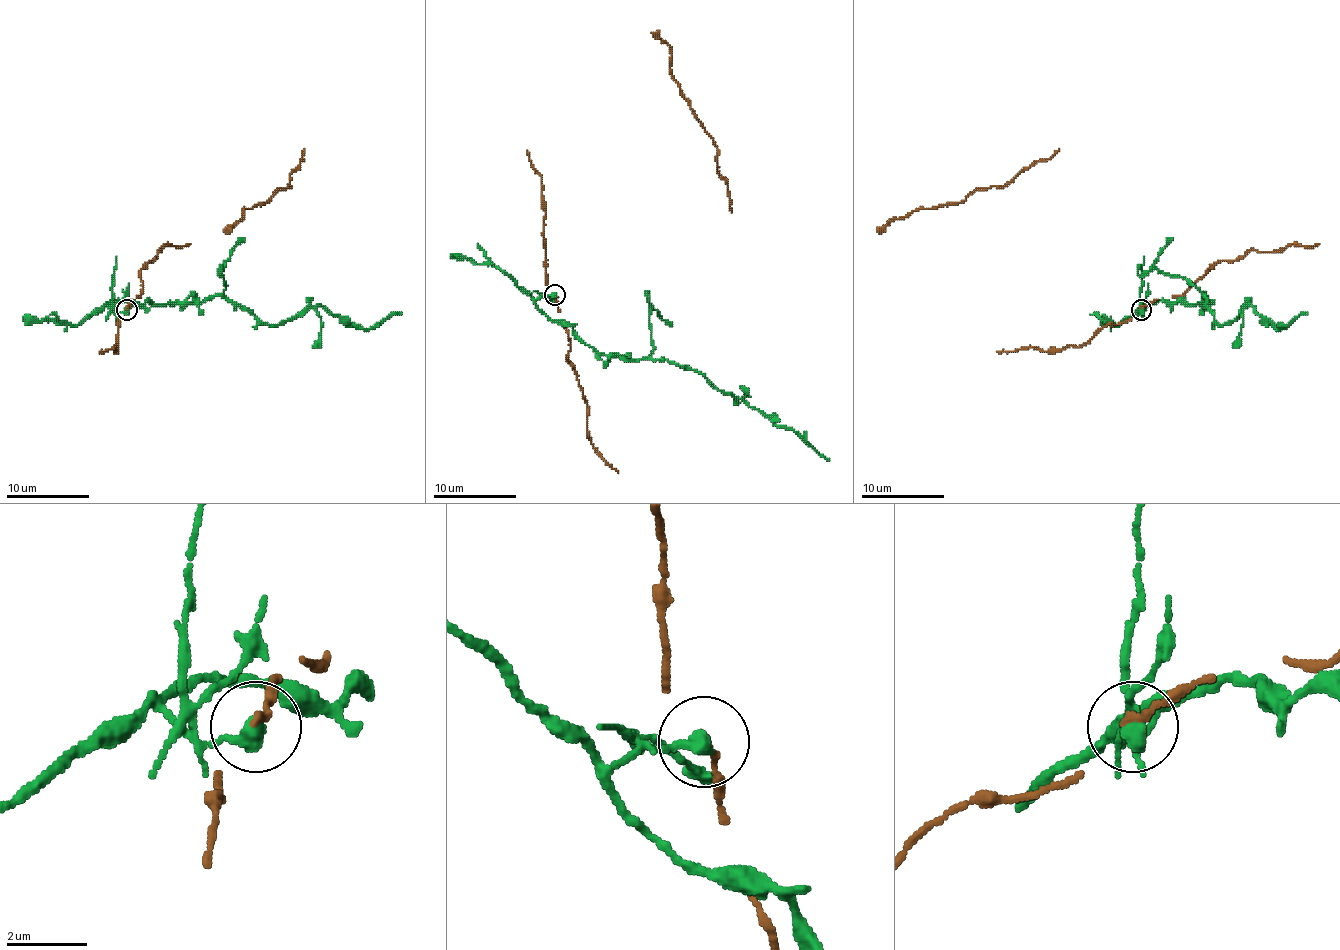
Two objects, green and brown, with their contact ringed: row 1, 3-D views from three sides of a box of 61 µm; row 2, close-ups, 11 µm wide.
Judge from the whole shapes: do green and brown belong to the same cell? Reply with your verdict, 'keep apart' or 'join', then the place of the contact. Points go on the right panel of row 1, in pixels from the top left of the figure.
keep apart; at (1141, 309)

